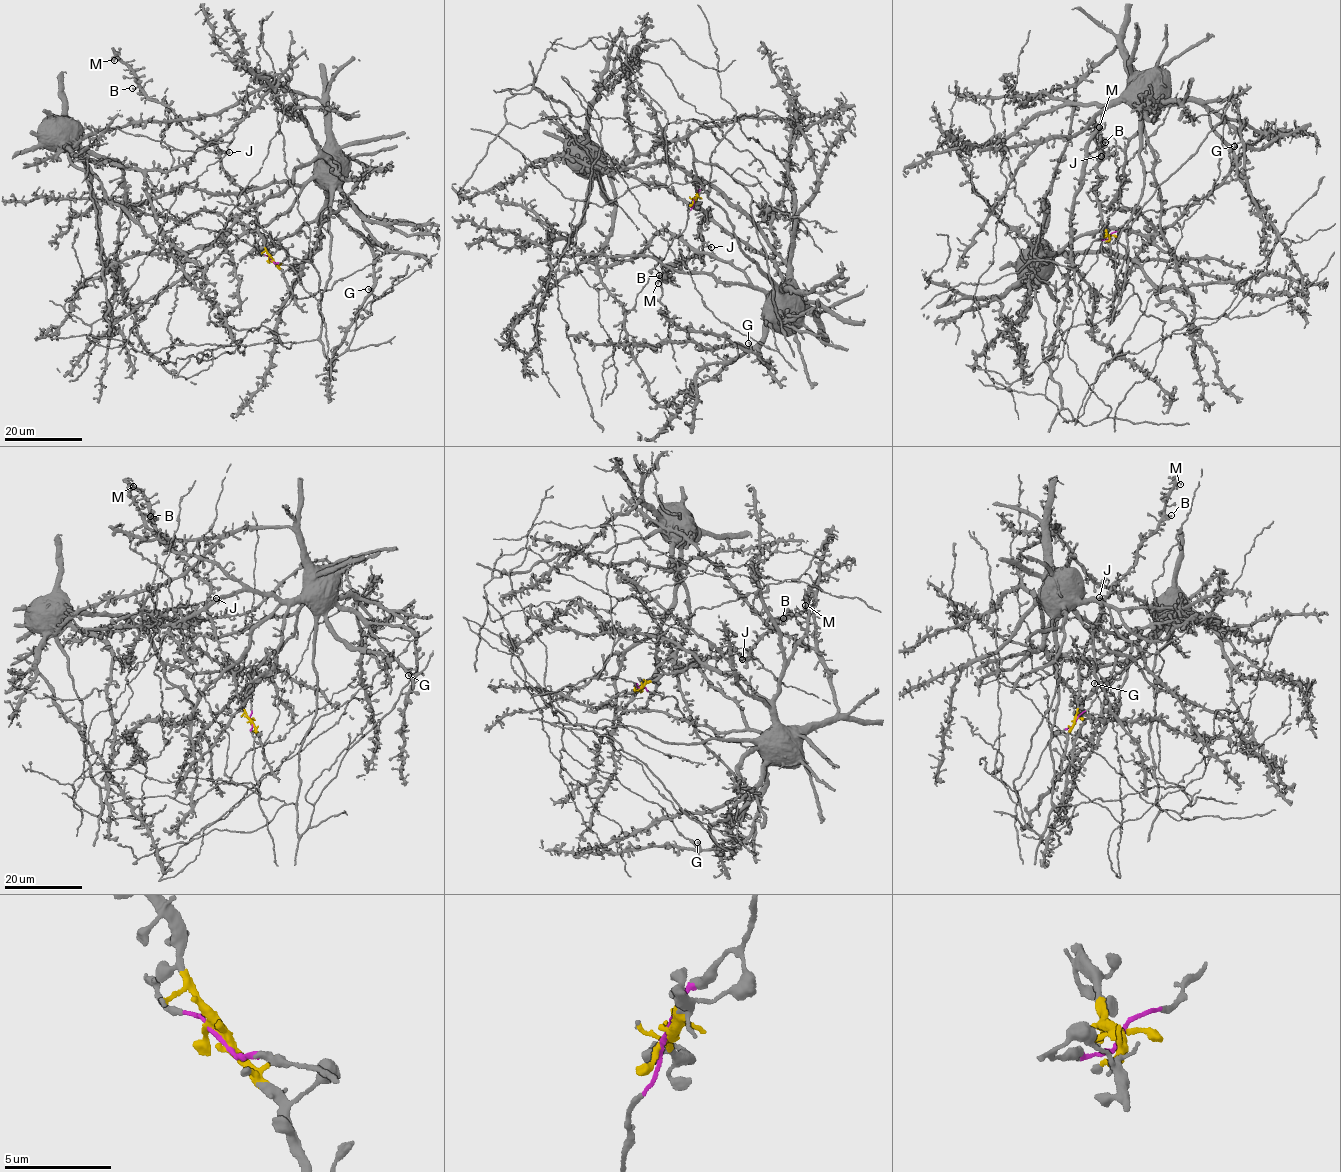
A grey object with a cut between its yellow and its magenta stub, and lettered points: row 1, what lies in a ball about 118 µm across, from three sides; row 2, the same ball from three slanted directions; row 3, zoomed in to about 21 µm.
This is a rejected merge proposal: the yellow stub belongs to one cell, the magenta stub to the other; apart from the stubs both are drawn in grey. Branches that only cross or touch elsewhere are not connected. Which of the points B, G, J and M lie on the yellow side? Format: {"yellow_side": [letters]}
{"yellow_side": ["B", "J", "M"]}

